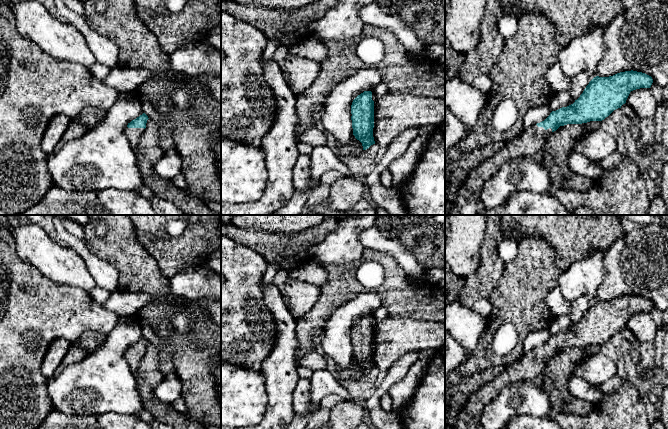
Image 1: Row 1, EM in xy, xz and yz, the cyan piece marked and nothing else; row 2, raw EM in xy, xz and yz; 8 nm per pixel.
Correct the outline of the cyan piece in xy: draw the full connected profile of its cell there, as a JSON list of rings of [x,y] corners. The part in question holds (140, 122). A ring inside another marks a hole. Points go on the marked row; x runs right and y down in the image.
[[[143,113],[142,115],[128,123],[127,127],[124,130],[125,135],[127,136],[134,150],[137,148],[139,139],[146,128],[148,119],[148,116]]]

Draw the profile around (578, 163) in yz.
[[[572,152],[568,159],[569,168],[579,174],[596,181],[601,178],[608,170],[596,165],[596,161],[592,161],[582,154]]]

